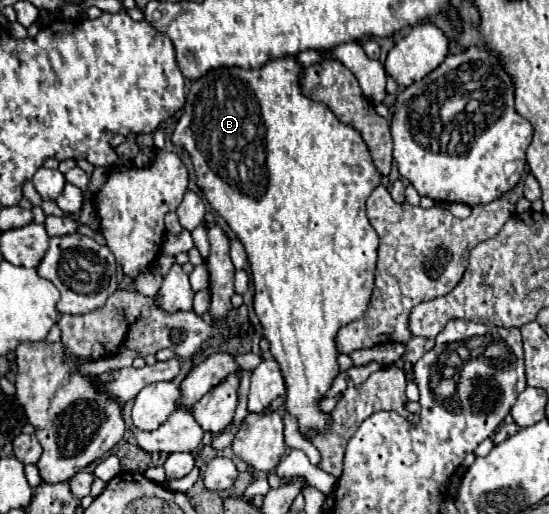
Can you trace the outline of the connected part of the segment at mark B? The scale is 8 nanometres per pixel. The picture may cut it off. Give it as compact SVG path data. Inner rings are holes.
M278 58L270 60L258 70L244 70L244 68L220 68L212 70L206 76L192 82L188 100L184 104L184 114L176 122L176 128L172 132L172 144L182 146L192 160L194 172L196 172L196 184L210 202L210 206L226 220L226 224L236 232L236 236L242 240L244 250L248 254L250 264L250 276L254 282L254 310L262 324L262 336L270 342L270 352L274 360L280 364L284 384L286 384L286 412L296 418L298 432L302 436L312 436L310 432L326 432L330 428L330 414L320 410L320 400L330 390L334 378L340 374L338 366L338 348L336 348L336 334L342 326L358 320L366 308L370 306L370 296L374 288L374 270L376 270L376 248L378 248L378 236L374 228L368 222L364 202L370 196L370 192L380 184L380 174L374 166L374 160L362 140L362 136L352 128L336 120L336 116L320 102L308 100L300 92L300 72L302 66L292 58ZM248 184L256 184L260 192L248 192Z

